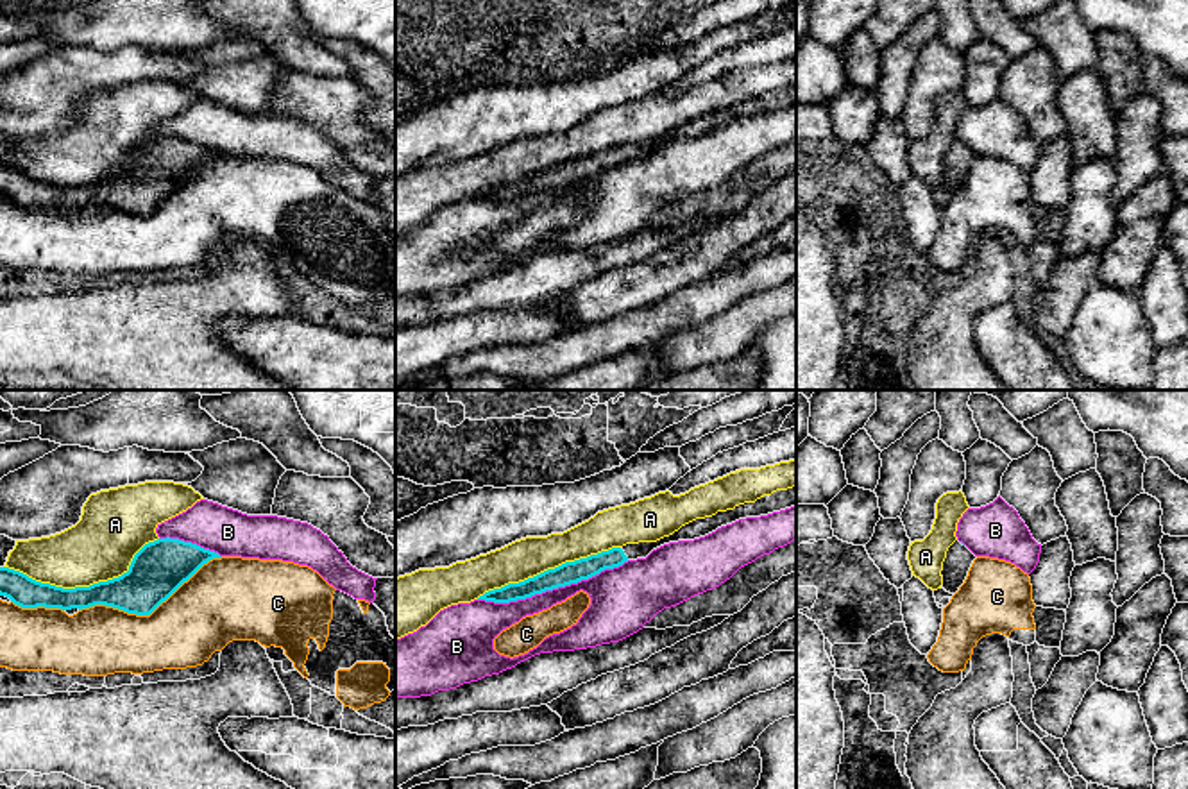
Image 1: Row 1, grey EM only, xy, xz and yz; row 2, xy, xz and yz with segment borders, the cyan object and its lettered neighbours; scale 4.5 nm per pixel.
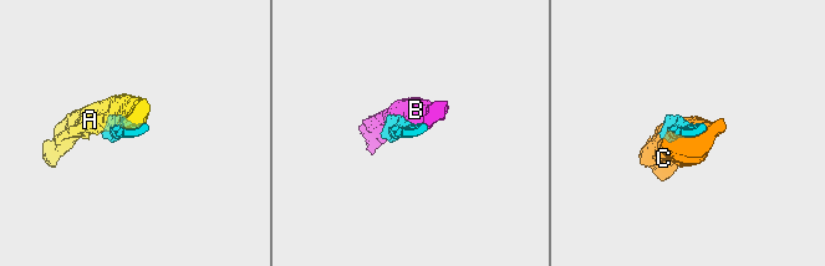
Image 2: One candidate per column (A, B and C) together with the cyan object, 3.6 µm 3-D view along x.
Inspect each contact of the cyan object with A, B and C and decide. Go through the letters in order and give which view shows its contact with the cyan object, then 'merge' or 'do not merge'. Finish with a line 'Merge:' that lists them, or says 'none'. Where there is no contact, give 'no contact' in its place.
A: contact in xy; do not merge
B: contact in xz; do not merge
C: contact in xy; do not merge
Merge: none

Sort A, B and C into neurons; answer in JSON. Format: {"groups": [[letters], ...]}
{"groups": [["A"], ["B"], ["C"]]}

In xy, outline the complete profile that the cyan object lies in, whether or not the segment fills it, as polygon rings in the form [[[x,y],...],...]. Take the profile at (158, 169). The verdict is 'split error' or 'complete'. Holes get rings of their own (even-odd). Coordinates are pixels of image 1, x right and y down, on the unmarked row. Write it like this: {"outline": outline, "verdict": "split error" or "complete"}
{"outline": [[[166,136],[145,143],[122,175],[89,186],[63,188],[0,166],[0,195],[21,208],[82,209],[106,204],[127,213],[150,215],[213,157],[222,156],[197,143]]], "verdict": "complete"}

